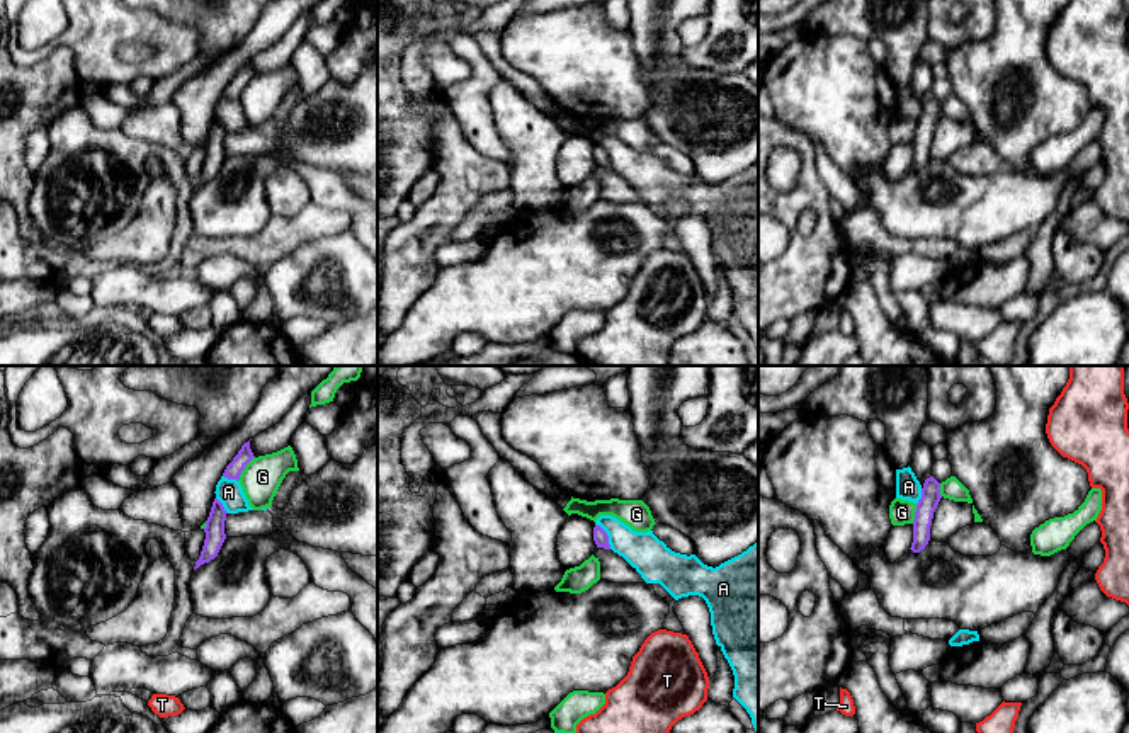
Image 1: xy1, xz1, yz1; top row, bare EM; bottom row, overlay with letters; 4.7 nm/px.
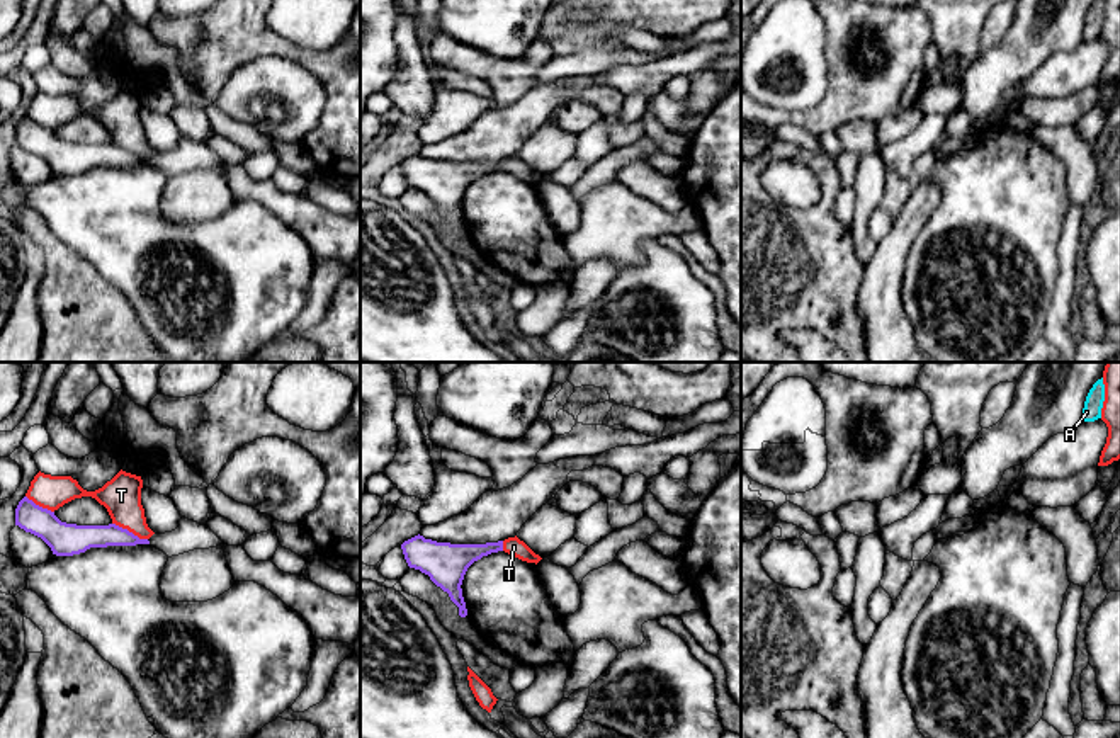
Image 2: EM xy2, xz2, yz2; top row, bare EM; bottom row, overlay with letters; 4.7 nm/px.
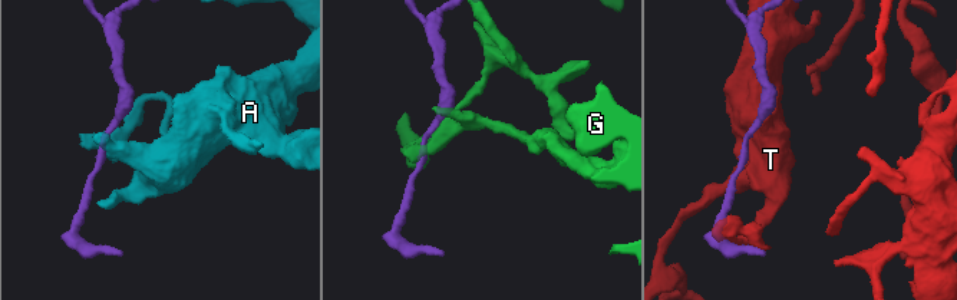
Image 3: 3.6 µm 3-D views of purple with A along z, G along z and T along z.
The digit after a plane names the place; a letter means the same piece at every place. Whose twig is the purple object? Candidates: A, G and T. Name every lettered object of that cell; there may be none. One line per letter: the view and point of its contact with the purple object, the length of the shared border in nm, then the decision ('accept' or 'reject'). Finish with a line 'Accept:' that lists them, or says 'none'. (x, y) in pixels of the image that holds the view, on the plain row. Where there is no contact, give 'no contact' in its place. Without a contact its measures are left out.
A: meets purple in xz1 at (607, 155); contact 150 nm long; reject
G: meets purple in xy1 at (243, 87); contact 150 nm long; reject
T: meets purple in xy2 at (128, 150); contact 190 nm long; reject
Accept: none

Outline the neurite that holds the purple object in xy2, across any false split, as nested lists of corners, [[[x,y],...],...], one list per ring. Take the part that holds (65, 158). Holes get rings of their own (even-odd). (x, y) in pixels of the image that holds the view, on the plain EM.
[[[27,116],[15,128],[15,145],[41,156],[56,175],[80,173],[90,167],[150,163],[172,177],[223,163],[211,148],[185,136],[180,138],[178,146],[172,151],[139,158],[116,143],[76,145],[61,141],[54,131],[36,124]]]

